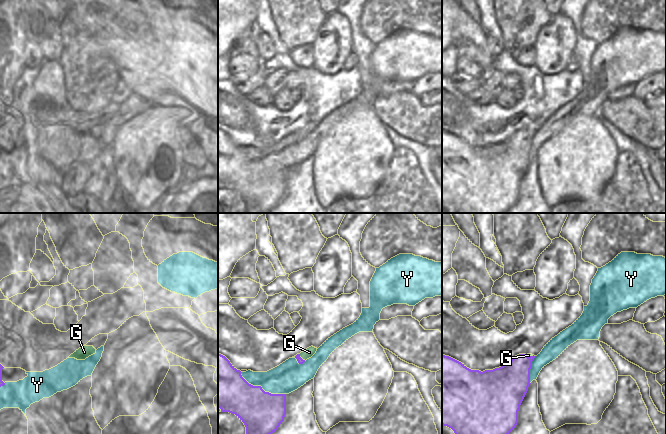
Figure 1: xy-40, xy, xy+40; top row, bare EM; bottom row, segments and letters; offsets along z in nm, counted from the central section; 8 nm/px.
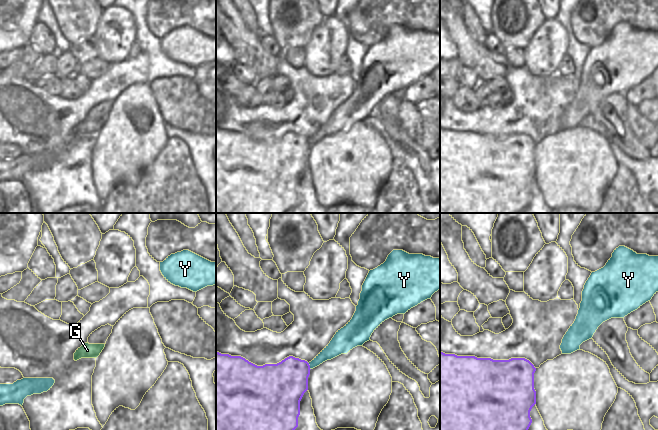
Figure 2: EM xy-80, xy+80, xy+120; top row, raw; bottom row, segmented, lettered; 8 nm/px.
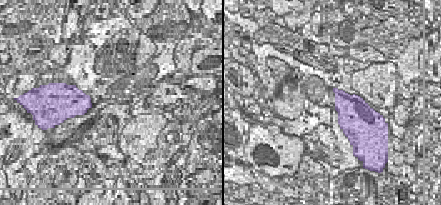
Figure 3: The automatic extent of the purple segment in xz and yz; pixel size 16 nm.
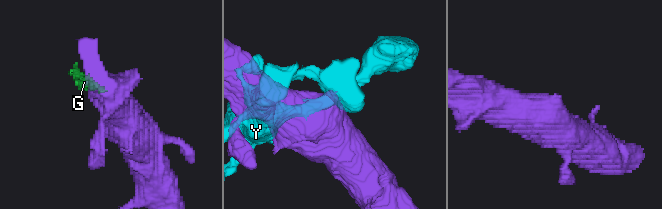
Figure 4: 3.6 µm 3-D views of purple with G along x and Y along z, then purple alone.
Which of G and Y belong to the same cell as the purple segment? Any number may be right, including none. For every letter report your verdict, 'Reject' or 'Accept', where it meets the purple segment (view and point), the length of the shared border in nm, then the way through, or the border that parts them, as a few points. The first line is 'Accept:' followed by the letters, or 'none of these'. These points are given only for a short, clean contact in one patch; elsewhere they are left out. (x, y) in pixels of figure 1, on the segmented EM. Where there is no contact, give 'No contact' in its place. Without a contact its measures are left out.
Accept: none of these
G: Reject. Touches purple at xy (301, 358). Shared border 80 nm. Boundary: xy (299, 354), (305, 360)
Y: Reject. Touches purple at xy (261, 388). Shared border 400 nm.

